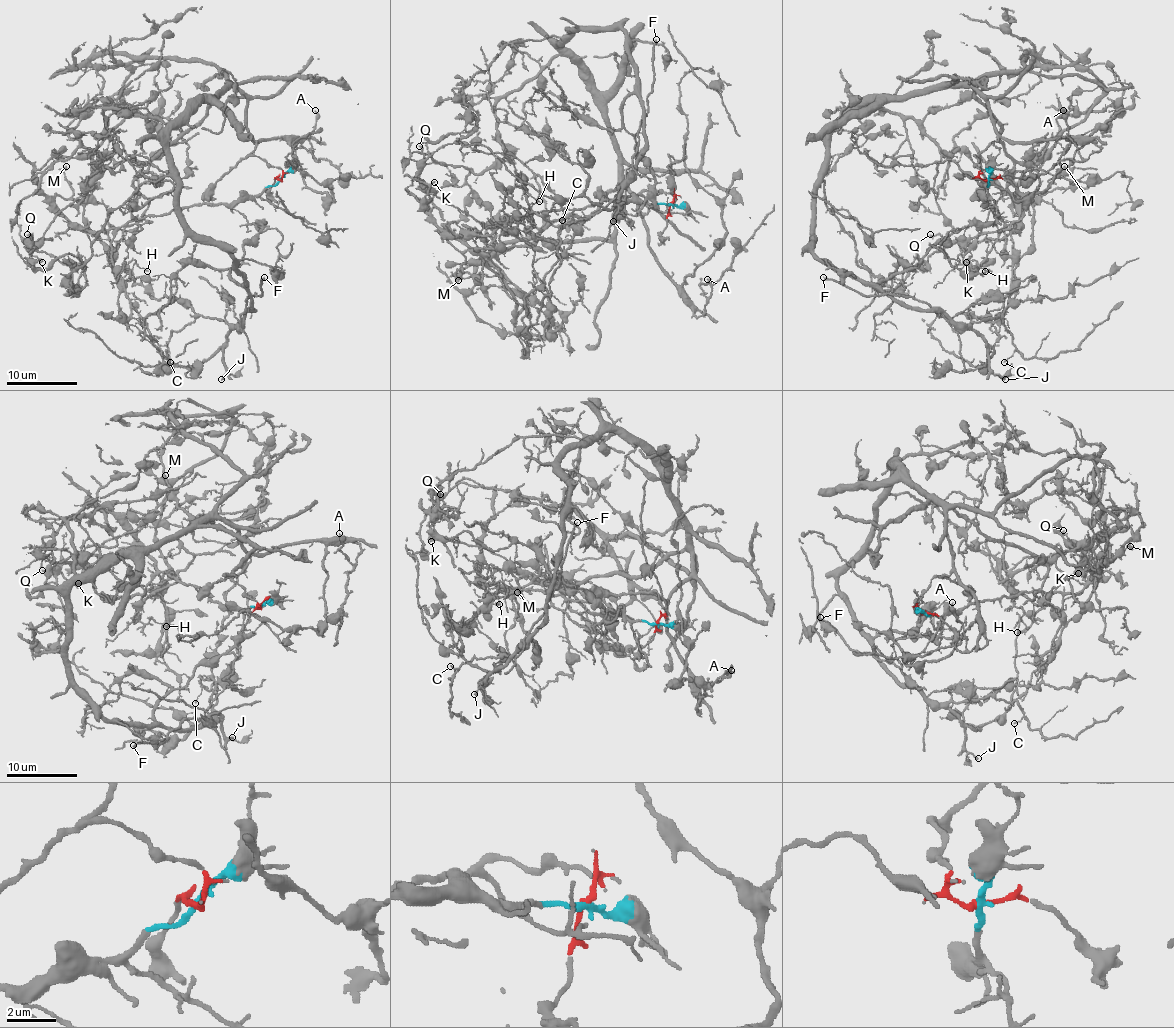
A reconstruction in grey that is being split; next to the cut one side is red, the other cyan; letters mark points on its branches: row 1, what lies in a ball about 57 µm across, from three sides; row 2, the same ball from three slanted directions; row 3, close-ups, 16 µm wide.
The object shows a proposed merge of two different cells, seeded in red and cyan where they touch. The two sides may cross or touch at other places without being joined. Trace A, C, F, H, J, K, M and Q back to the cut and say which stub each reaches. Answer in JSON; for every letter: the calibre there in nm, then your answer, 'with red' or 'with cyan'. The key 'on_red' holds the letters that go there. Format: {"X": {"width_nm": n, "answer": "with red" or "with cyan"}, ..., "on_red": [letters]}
{"A": {"width_nm": 260, "answer": "with red"}, "C": {"width_nm": 110, "answer": "with red"}, "F": {"width_nm": 140, "answer": "with red"}, "H": {"width_nm": 120, "answer": "with cyan"}, "J": {"width_nm": 220, "answer": "with red"}, "K": {"width_nm": 160, "answer": "with cyan"}, "M": {"width_nm": 240, "answer": "with cyan"}, "Q": {"width_nm": 190, "answer": "with cyan"}, "on_red": ["A", "C", "F", "J"]}

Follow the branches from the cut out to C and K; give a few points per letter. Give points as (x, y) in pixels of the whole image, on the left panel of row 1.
C: (280, 179), (250, 155), (234, 88), (169, 132), (179, 218), (232, 257), (253, 310), (172, 331), (171, 363)
K: (280, 179), (229, 204), (194, 204), (109, 229), (65, 230), (37, 243), (31, 253), (42, 262)

